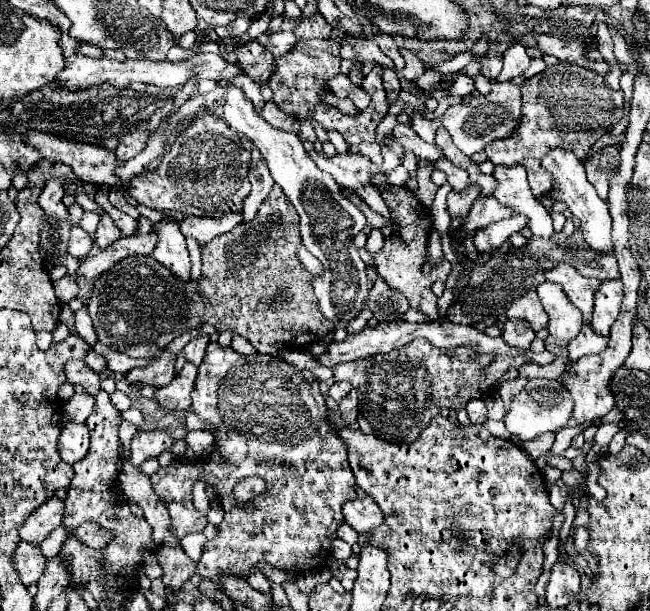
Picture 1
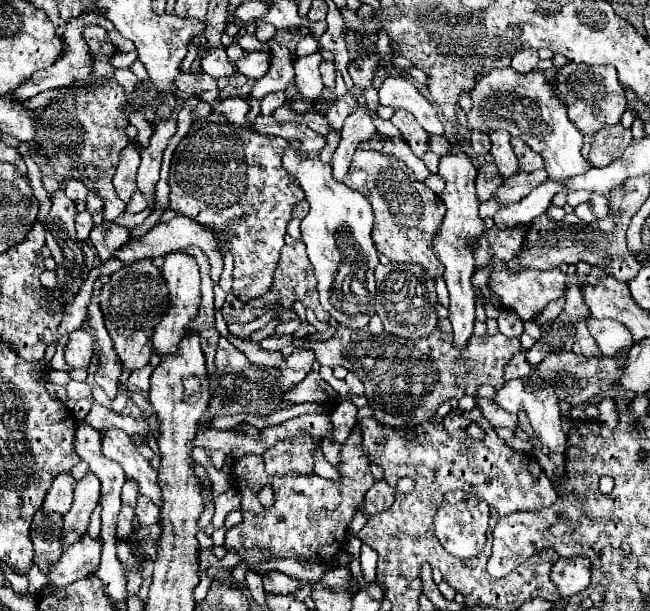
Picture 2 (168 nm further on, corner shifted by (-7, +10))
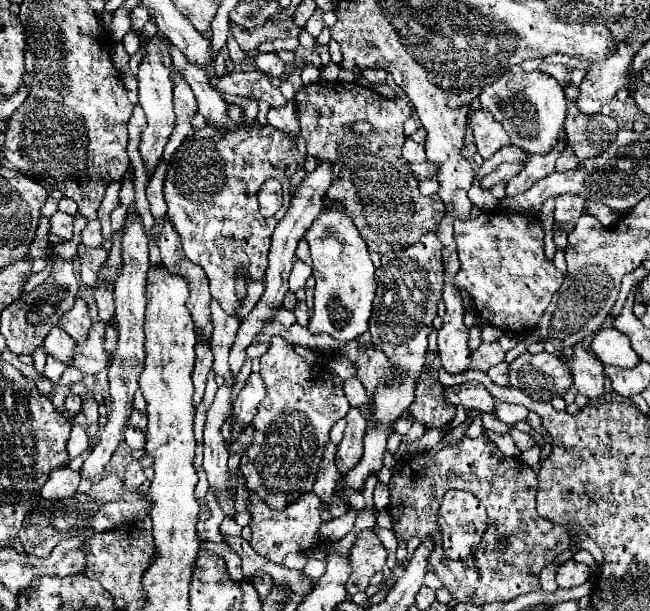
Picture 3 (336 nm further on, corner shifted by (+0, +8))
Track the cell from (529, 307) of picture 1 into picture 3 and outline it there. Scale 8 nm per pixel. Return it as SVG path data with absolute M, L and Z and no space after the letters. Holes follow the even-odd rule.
M498 211L482 213L478 219L454 221L454 239L462 263L460 271L454 277L454 285L470 293L478 315L506 333L520 335L536 327L538 319L546 311L552 295L558 291L564 279L564 275L544 257L544 231L540 221L534 215L520 215L520 213L516 215L504 215Z

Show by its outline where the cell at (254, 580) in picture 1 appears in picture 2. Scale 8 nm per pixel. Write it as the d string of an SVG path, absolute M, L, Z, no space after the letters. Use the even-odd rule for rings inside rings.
M271 571L271 573L263 575L263 587L265 587L265 593L293 595L299 589L299 583L293 577L287 577L285 573Z

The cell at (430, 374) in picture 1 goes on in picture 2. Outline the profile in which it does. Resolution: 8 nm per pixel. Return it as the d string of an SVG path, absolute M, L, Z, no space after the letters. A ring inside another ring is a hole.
M337 327L335 335L325 341L309 341L299 337L291 341L297 349L309 349L315 353L321 365L341 365L355 373L365 385L365 397L375 411L375 419L387 427L403 427L409 423L421 425L429 421L441 403L473 395L479 385L489 383L499 389L503 381L503 369L509 359L523 351L519 339L509 339L501 333L471 337L465 353L453 347L451 339L443 339L437 329L425 341L401 341L401 337L389 337L389 333L373 335L365 329Z

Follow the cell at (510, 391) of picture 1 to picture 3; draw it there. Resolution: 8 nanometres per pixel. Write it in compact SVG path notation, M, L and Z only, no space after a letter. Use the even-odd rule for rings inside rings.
M498 363L488 371L488 377L496 385L508 385L508 369L510 369L510 363Z

